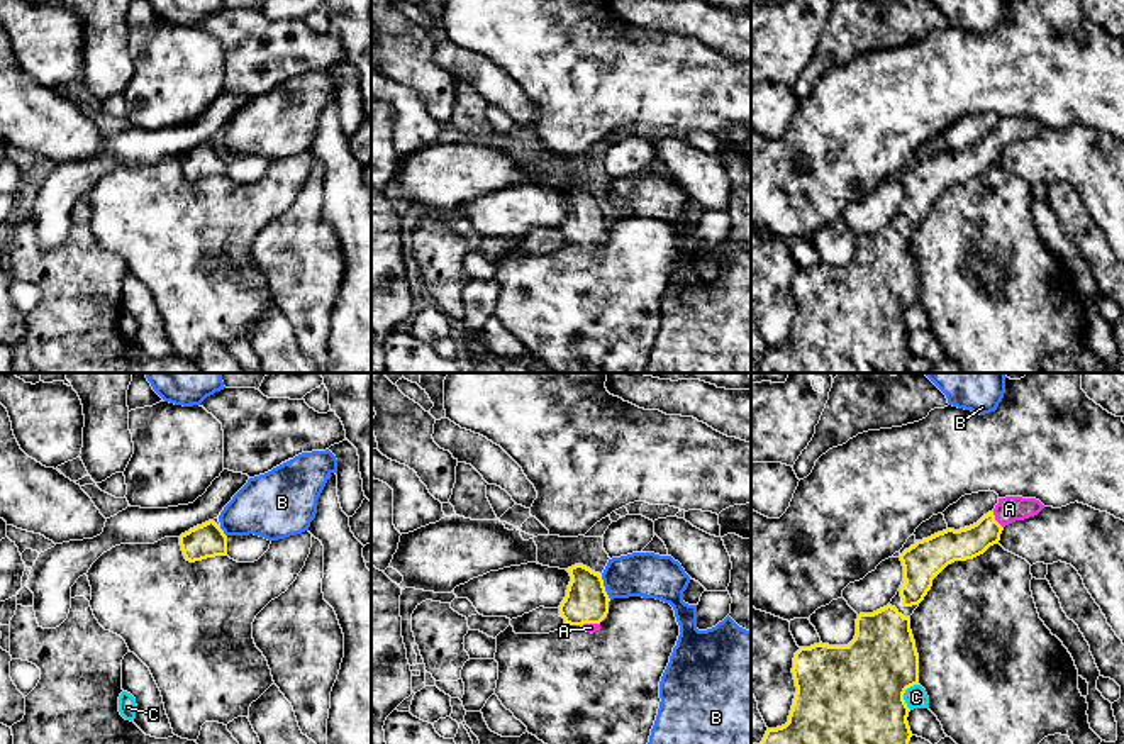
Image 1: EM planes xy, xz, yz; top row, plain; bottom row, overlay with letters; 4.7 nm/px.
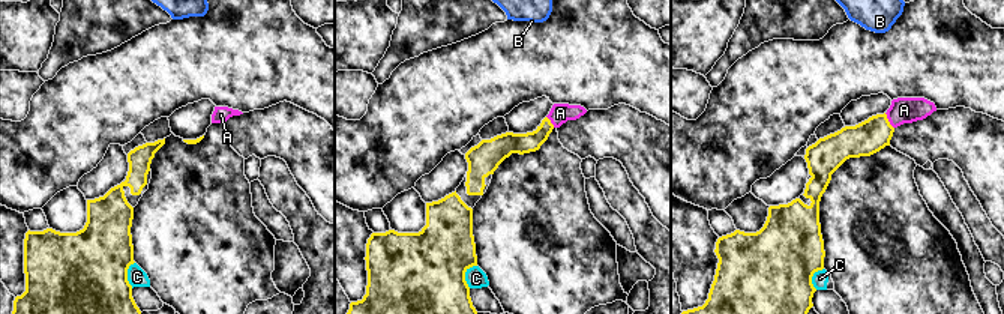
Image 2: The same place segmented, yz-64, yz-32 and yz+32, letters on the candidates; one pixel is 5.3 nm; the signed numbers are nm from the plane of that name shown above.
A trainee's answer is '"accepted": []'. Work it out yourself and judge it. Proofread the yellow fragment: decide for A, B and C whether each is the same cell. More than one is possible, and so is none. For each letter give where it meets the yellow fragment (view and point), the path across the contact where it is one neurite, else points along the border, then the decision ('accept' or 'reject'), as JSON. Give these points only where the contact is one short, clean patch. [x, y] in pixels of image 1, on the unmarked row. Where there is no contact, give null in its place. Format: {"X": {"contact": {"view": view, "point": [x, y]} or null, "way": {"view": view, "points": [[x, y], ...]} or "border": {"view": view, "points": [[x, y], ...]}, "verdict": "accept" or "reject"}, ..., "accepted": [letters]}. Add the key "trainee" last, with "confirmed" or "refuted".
{"A": {"contact": {"view": "yz", "point": [996, 141]}, "way": {"view": "yz", "points": [[950, 166], [973, 161], [996, 141], [1009, 129]]}, "verdict": "accept"}, "B": {"contact": {"view": "xz", "point": [604, 207]}, "border": {"view": "xz", "points": [[600, 195], [604, 210], [611, 219]]}, "verdict": "reject"}, "C": {"contact": {"view": "yz", "point": [904, 312]}, "verdict": "reject"}, "accepted": ["A"], "trainee": "refuted"}

